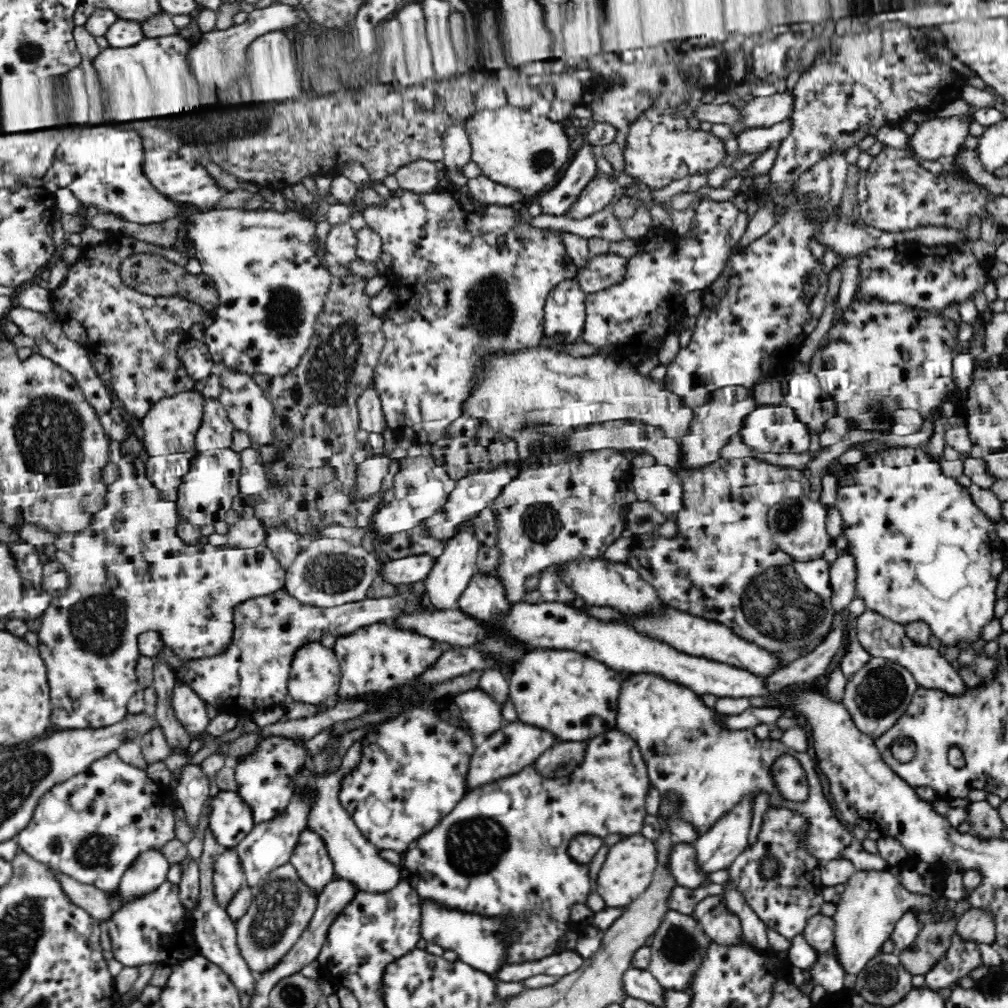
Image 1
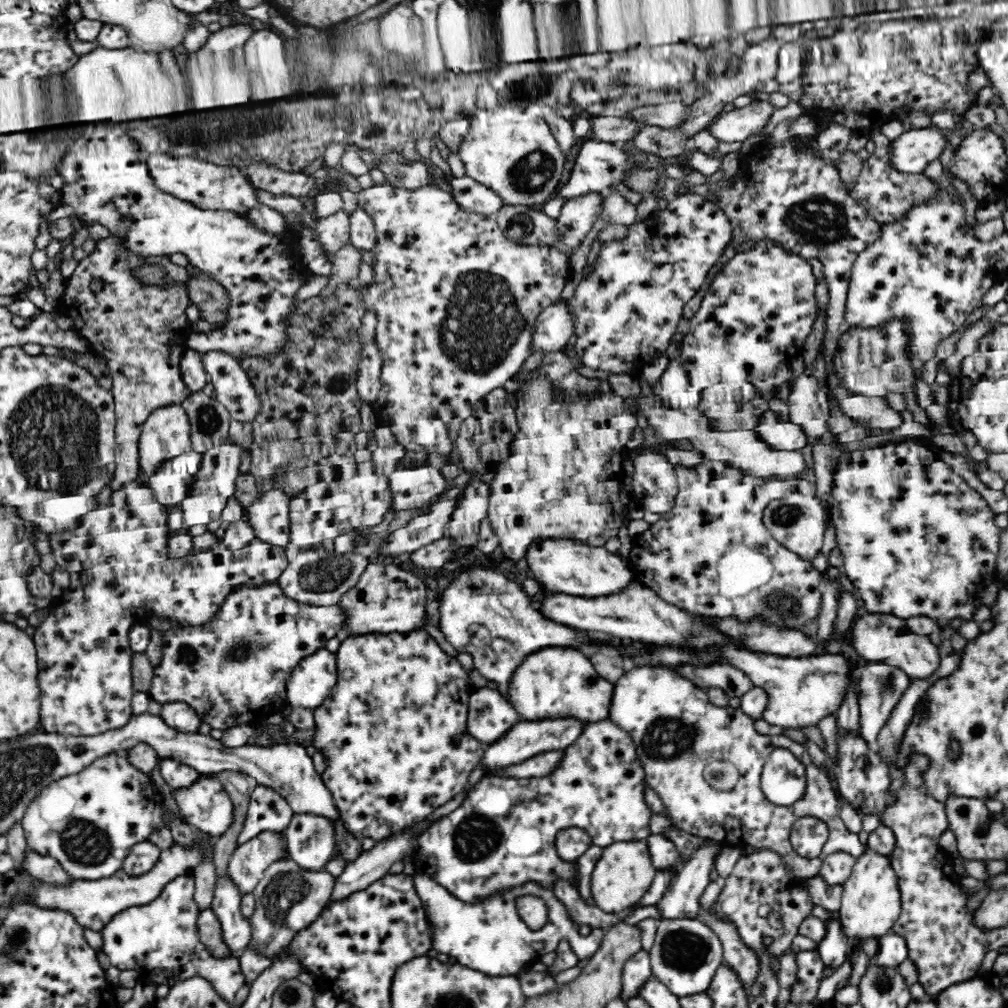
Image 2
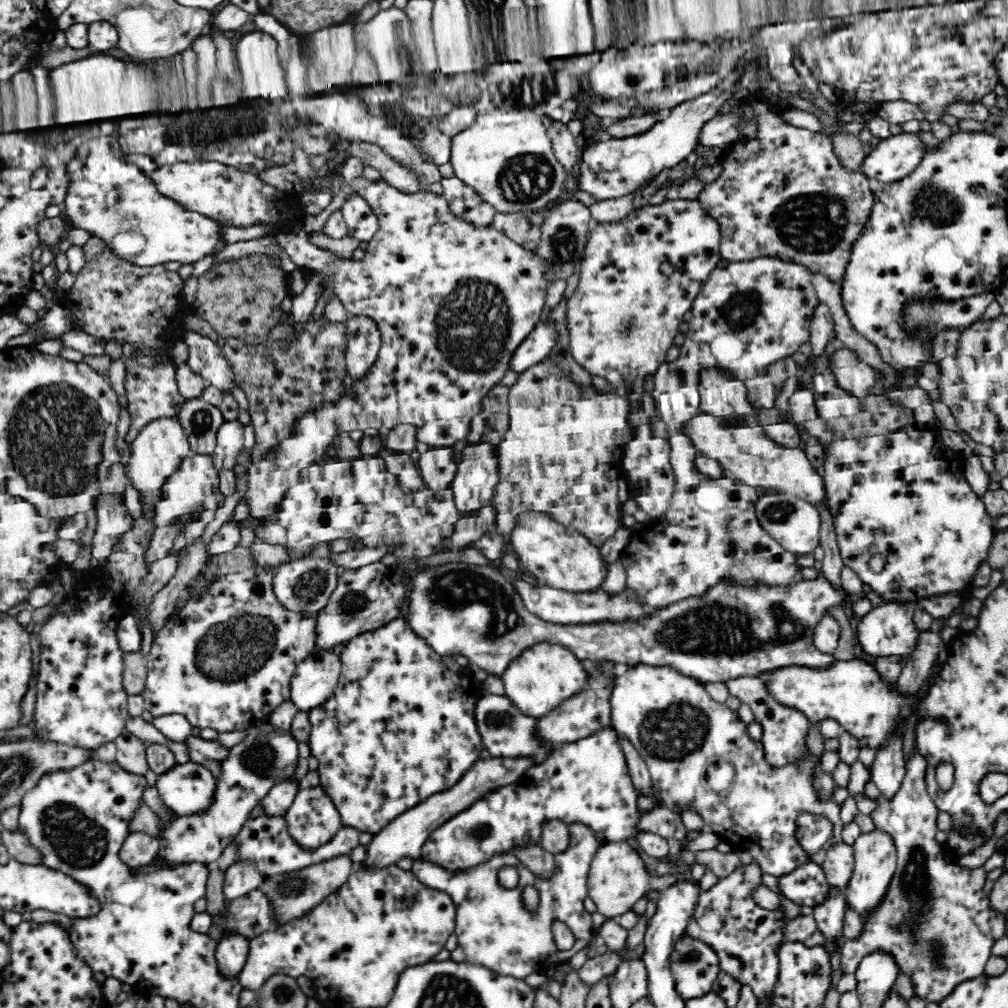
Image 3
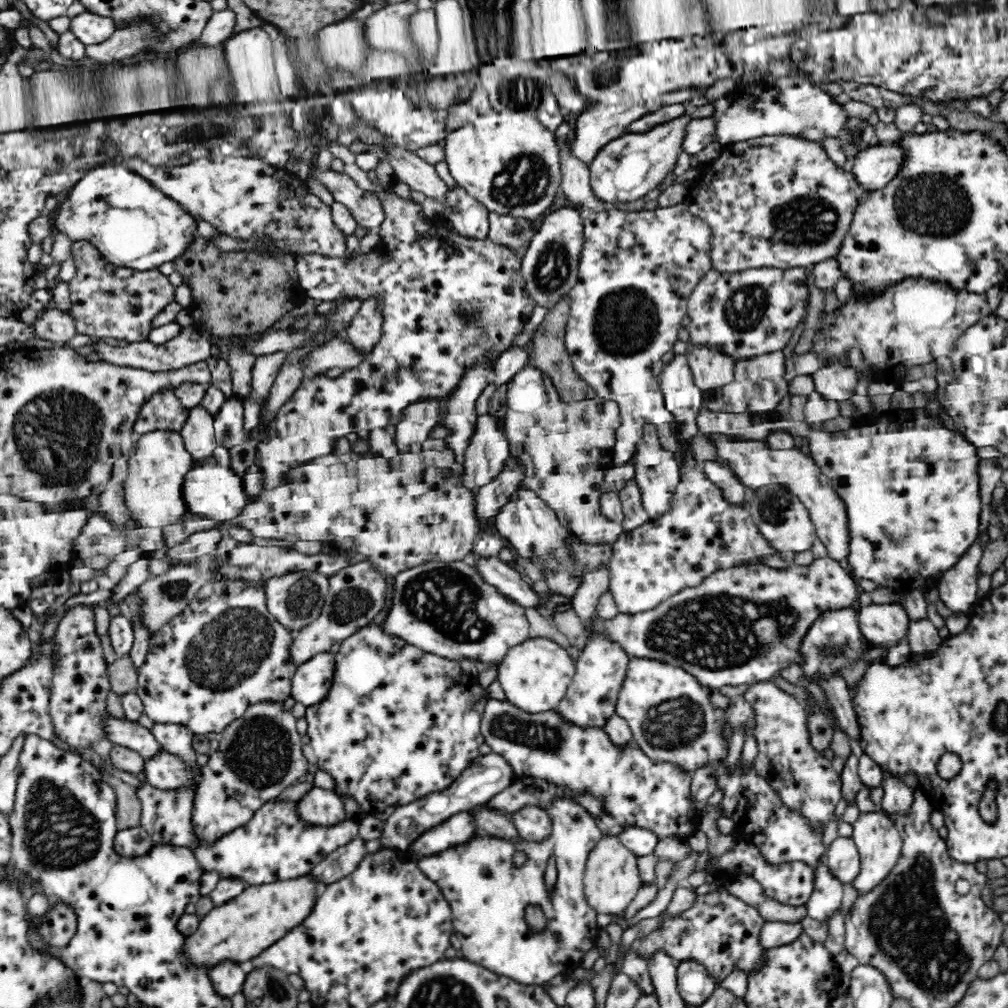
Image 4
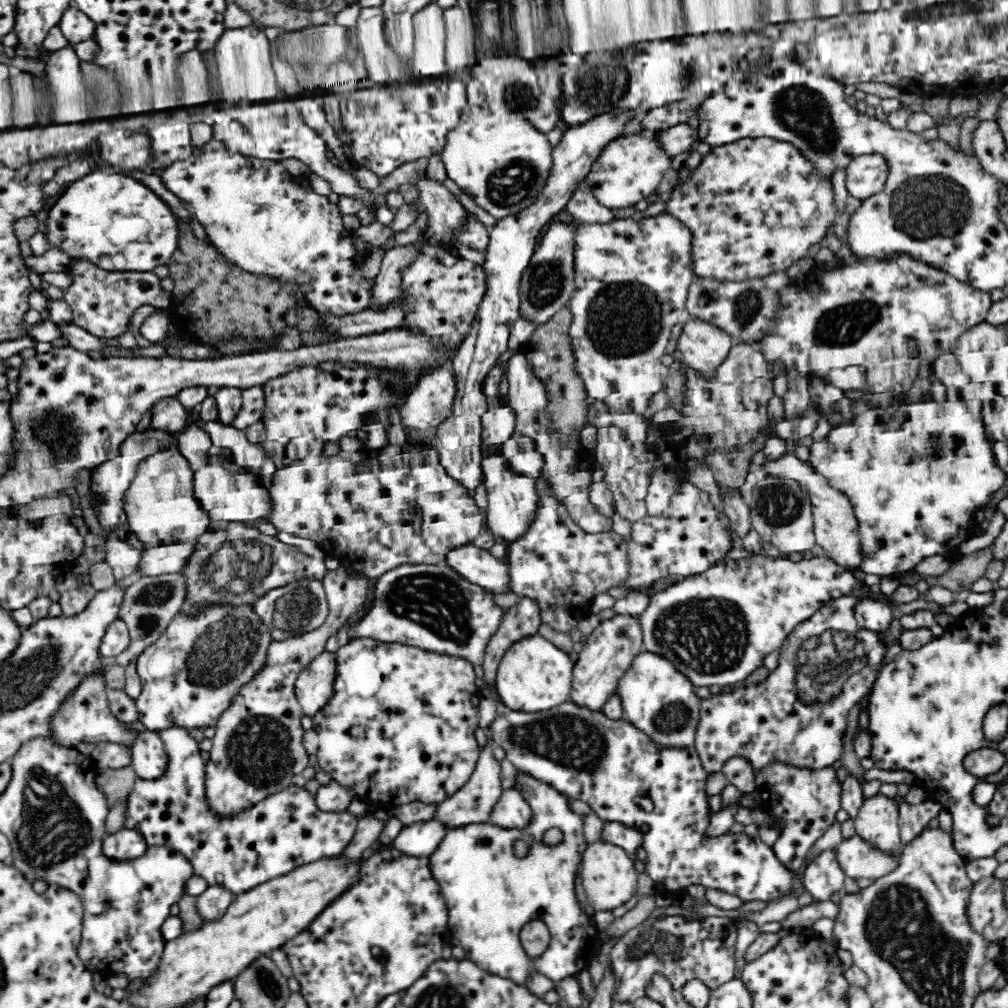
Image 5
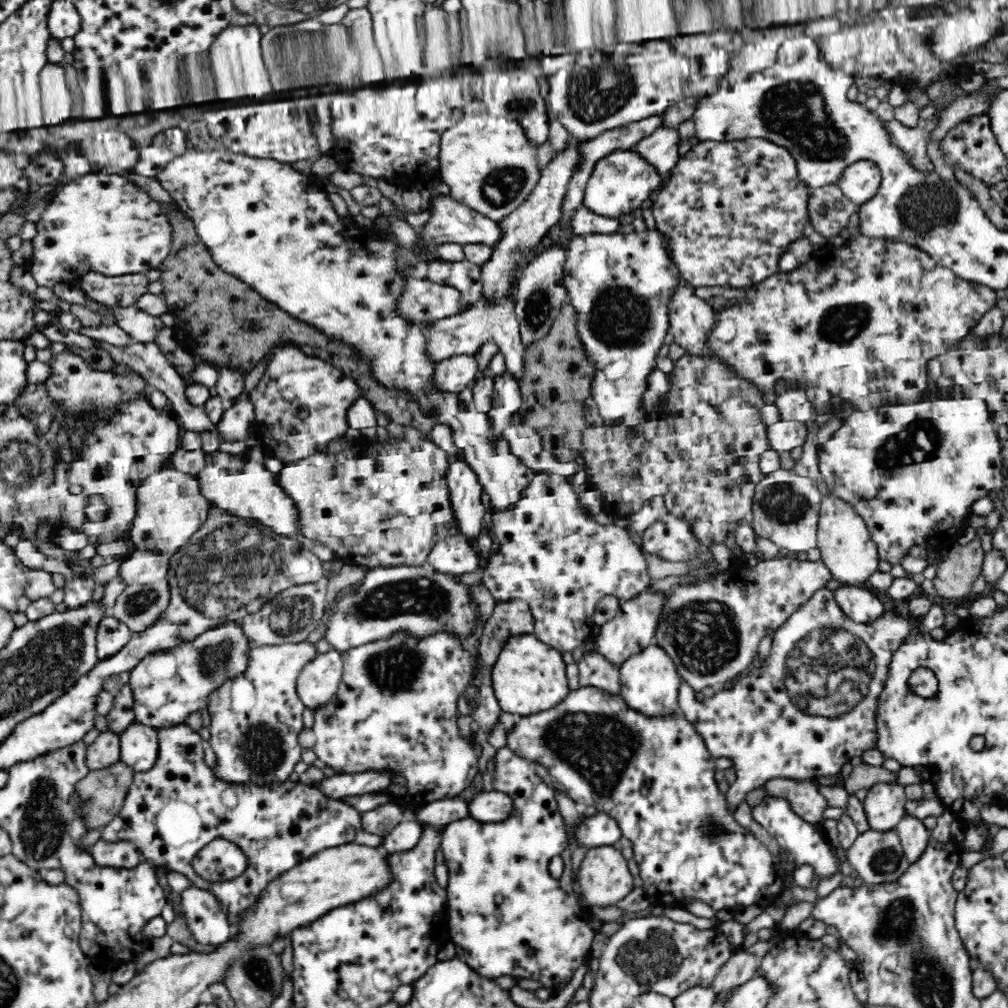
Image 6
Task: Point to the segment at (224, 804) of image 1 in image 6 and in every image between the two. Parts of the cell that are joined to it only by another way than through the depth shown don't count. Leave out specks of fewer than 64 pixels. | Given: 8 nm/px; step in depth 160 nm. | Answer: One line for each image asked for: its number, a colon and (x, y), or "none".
2: (205, 805)
3: (188, 788)
4: (165, 771)
5: (148, 758)
6: (138, 743)

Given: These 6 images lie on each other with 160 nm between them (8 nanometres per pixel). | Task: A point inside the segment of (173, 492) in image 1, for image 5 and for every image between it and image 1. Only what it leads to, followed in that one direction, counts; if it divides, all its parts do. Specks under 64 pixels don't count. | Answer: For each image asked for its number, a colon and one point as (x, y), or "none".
2: (170, 484)
3: (194, 487)
4: (214, 491)
5: (227, 492)

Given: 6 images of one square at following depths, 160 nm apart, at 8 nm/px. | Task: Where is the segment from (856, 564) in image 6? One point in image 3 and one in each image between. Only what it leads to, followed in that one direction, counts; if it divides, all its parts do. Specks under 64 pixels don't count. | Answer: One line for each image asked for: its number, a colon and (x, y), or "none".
3: (747, 455)
4: (753, 462)
5: (836, 528)

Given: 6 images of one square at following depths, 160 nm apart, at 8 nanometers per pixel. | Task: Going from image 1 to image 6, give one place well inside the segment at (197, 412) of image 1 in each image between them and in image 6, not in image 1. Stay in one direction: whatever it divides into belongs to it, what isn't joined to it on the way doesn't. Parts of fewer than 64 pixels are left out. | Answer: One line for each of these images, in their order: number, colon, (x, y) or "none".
2: (166, 433)
3: (156, 453)
4: (153, 490)
5: (161, 508)
6: (170, 507)

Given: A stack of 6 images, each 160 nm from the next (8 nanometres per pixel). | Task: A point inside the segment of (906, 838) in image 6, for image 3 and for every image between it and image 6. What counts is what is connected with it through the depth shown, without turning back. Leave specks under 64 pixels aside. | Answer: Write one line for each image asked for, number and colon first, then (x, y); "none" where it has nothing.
3: (888, 770)
4: (898, 798)
5: (913, 819)

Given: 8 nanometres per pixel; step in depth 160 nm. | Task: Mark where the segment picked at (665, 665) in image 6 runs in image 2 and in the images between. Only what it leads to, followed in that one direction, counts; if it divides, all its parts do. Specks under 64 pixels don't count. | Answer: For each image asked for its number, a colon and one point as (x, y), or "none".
2: (675, 729)
3: (670, 720)
4: (670, 715)
5: (655, 697)

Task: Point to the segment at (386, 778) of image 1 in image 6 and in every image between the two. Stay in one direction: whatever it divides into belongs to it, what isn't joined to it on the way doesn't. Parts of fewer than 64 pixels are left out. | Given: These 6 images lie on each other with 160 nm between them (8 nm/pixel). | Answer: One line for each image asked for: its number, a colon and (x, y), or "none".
2: (394, 734)
3: (400, 726)
4: (399, 723)
5: (424, 751)
6: (395, 707)

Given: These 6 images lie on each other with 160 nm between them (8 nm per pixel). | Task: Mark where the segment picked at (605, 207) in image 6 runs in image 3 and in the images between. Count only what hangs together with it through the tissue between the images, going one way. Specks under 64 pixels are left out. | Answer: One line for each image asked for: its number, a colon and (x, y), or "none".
3: (621, 166)
4: (626, 169)
5: (629, 169)

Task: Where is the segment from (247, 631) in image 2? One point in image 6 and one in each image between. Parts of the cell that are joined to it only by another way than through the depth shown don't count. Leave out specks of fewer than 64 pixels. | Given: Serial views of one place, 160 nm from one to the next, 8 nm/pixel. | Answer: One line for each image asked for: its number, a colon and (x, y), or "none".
3: (226, 659)
4: (203, 669)
5: (189, 676)
6: (167, 685)

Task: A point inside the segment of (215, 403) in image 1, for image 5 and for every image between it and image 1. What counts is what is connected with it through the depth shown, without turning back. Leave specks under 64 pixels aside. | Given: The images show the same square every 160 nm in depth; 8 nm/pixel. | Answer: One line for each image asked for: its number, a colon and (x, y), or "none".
2: (209, 419)
3: (200, 420)
4: (198, 434)
5: (193, 443)

